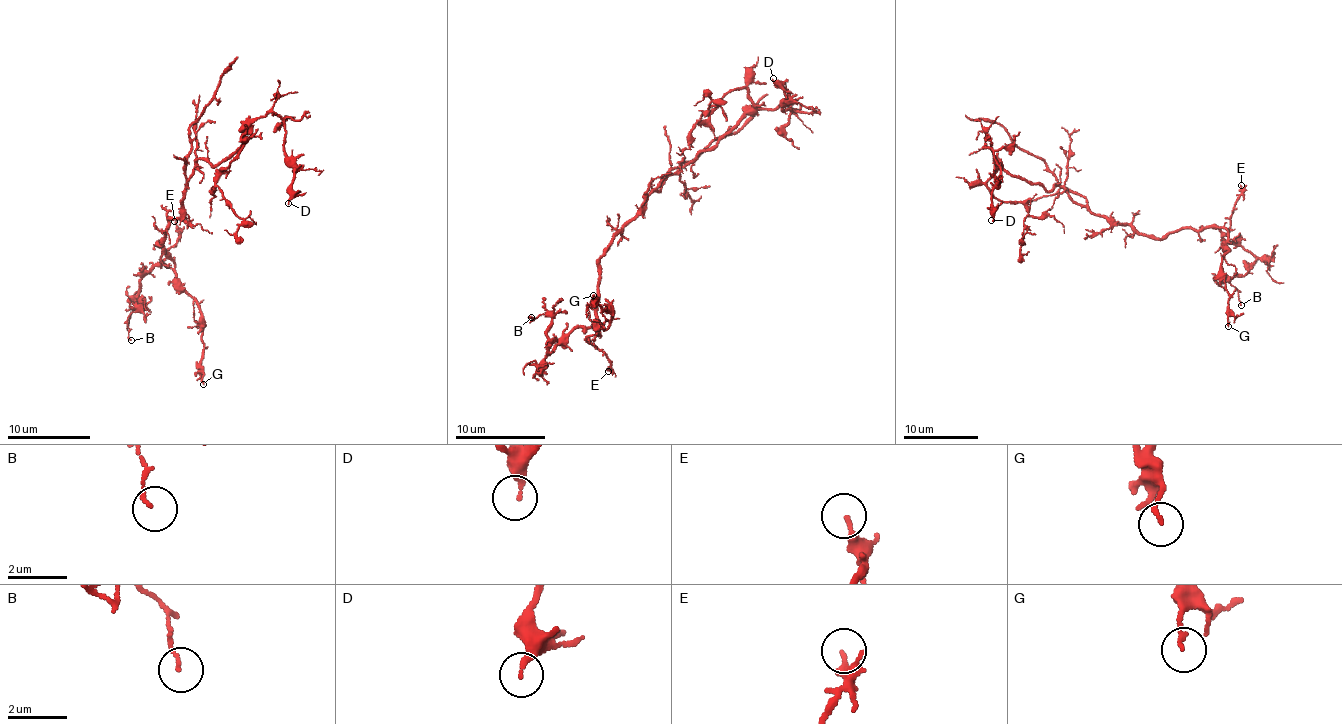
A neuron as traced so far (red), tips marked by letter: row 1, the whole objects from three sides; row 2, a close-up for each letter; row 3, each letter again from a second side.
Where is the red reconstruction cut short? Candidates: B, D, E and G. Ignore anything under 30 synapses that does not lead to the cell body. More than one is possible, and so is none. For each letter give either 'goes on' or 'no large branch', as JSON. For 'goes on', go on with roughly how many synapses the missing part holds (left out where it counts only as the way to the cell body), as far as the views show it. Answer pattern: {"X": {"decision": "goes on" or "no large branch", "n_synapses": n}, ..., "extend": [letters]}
{"B": {"decision": "no large branch"}, "D": {"decision": "no large branch"}, "E": {"decision": "no large branch"}, "G": {"decision": "no large branch"}, "extend": []}

